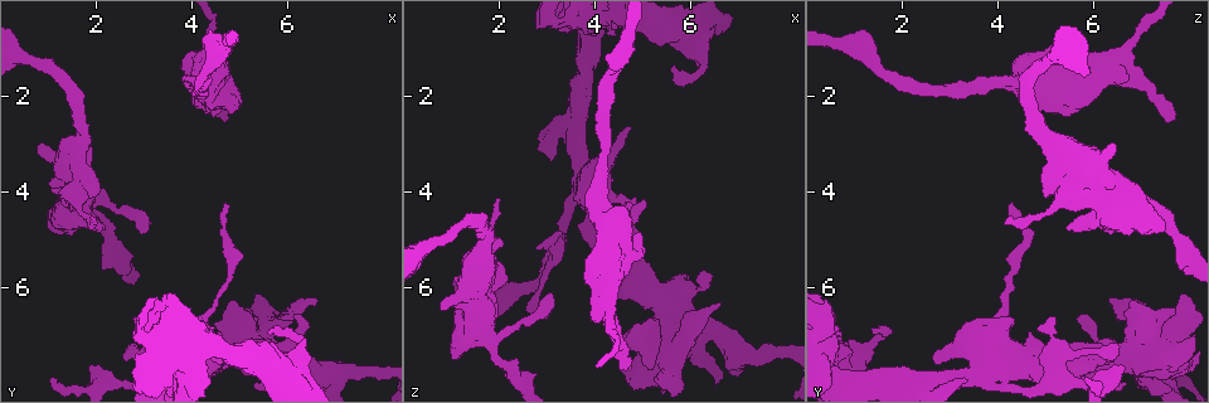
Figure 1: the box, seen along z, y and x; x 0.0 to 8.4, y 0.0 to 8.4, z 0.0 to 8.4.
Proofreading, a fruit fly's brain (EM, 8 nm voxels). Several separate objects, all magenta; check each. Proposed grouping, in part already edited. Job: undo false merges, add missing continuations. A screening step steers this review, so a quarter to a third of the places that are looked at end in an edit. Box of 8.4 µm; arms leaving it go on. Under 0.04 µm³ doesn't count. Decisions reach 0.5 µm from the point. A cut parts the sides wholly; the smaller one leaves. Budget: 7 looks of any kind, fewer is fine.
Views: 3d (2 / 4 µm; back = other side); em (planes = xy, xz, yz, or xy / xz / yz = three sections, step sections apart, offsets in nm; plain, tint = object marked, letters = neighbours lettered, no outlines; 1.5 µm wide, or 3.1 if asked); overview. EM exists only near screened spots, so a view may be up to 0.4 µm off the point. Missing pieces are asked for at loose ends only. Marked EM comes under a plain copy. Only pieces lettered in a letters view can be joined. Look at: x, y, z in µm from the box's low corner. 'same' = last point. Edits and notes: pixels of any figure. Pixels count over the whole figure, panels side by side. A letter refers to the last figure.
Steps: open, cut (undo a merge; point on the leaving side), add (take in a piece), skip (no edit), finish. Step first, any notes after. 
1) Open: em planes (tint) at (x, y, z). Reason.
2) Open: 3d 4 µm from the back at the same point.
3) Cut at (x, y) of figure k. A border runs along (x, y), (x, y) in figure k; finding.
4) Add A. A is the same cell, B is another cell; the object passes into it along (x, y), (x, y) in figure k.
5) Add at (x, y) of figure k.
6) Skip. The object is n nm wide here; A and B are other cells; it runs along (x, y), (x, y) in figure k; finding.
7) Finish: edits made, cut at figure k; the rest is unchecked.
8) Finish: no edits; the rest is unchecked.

Open: em xy step 4 (letters) at (3.15, 7.90, 3.30). Branch stops here.

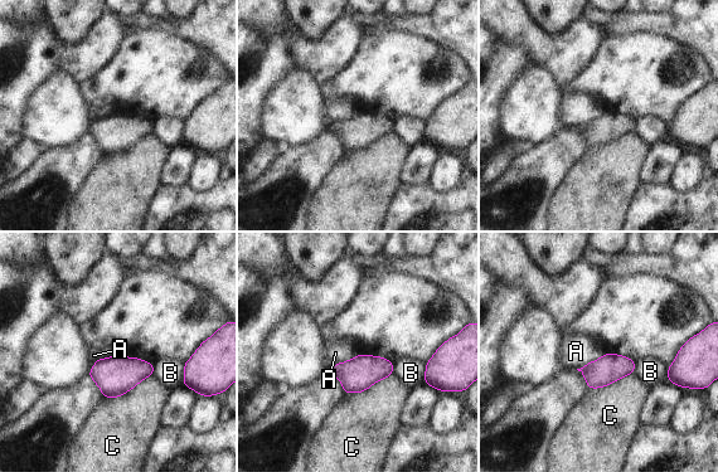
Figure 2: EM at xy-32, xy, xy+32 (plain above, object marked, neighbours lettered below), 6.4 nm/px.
Open: em planes (letters) at the same point. Cut it another way.

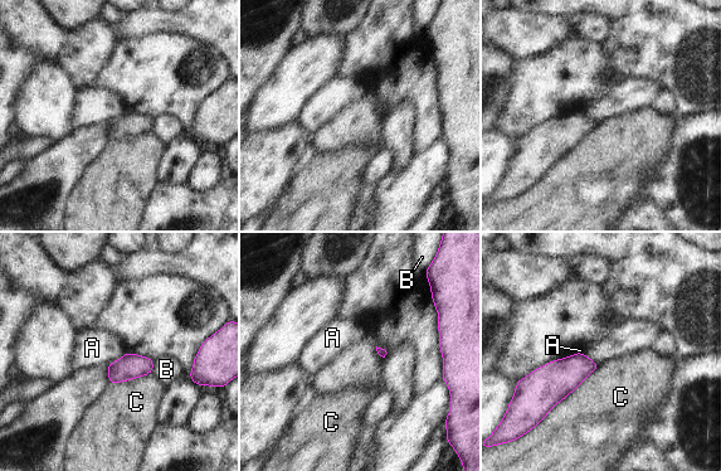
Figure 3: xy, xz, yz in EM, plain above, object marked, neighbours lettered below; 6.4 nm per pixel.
Skip. A, B and C are other cells; a border runs along (154, 360), (154, 368), (150, 373) in figure 3; no lettered piece goes on from it.

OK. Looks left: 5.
Open: em yz step 4 (letters) at (1.15, 7.85, 5.90). Free end.

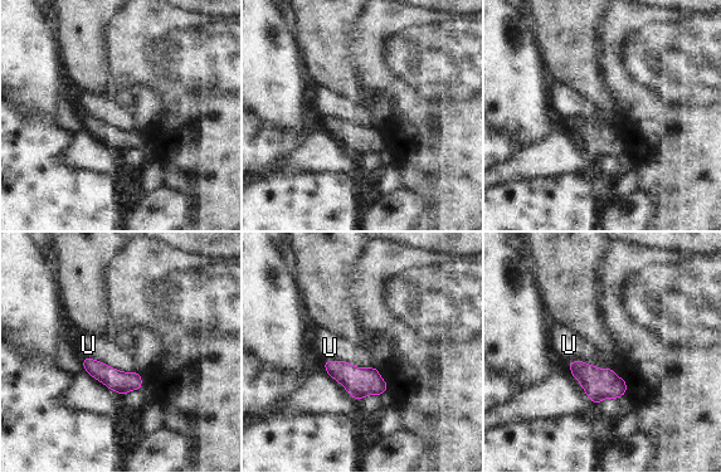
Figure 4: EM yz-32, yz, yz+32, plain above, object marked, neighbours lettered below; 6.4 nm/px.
Open: em planes (letters) at the same point. Cut it another way.

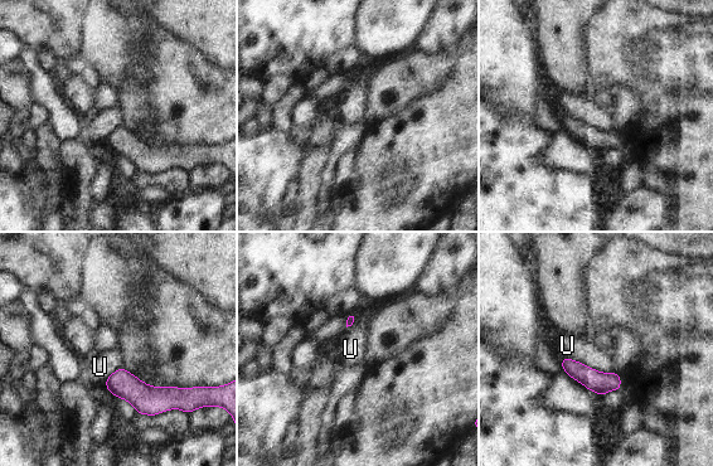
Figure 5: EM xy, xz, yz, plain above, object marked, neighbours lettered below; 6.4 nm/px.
Skip. U is another cell; it runs along (564, 362), (593, 380), (616, 386) in figure 5; no lettered piece goes on from it.

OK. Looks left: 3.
Open: em yz step 4 (tint) at (4.65, 2.55, 7.55). Free end.

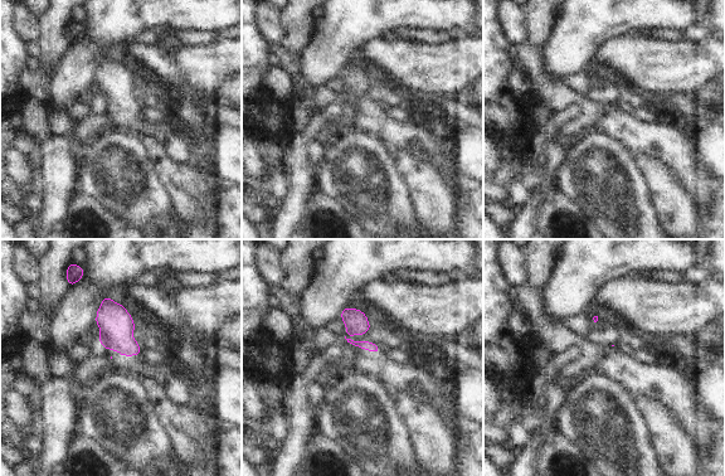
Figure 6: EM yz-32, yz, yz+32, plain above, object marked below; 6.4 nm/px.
Open: em planes (letters) at the same point. Another direction.

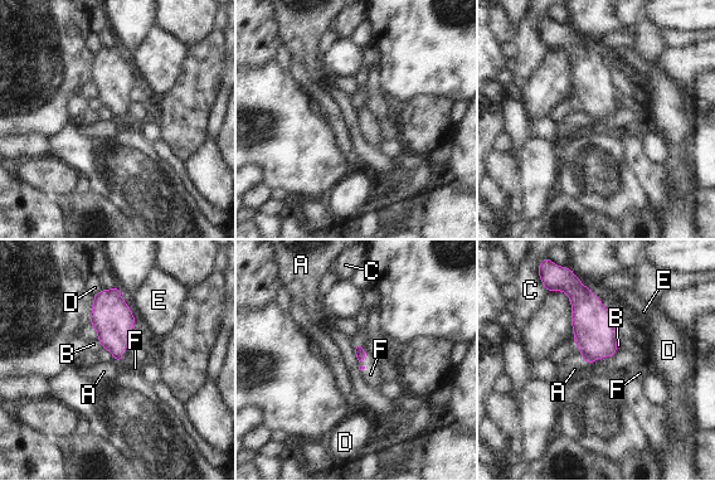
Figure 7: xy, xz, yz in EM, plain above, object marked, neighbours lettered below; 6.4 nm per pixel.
Add F. F is the same cell, A, B, C, D and E are other cells; it goes on there.

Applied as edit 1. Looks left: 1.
Finish: edits made, add at figure 7; the rest is unchecked.

